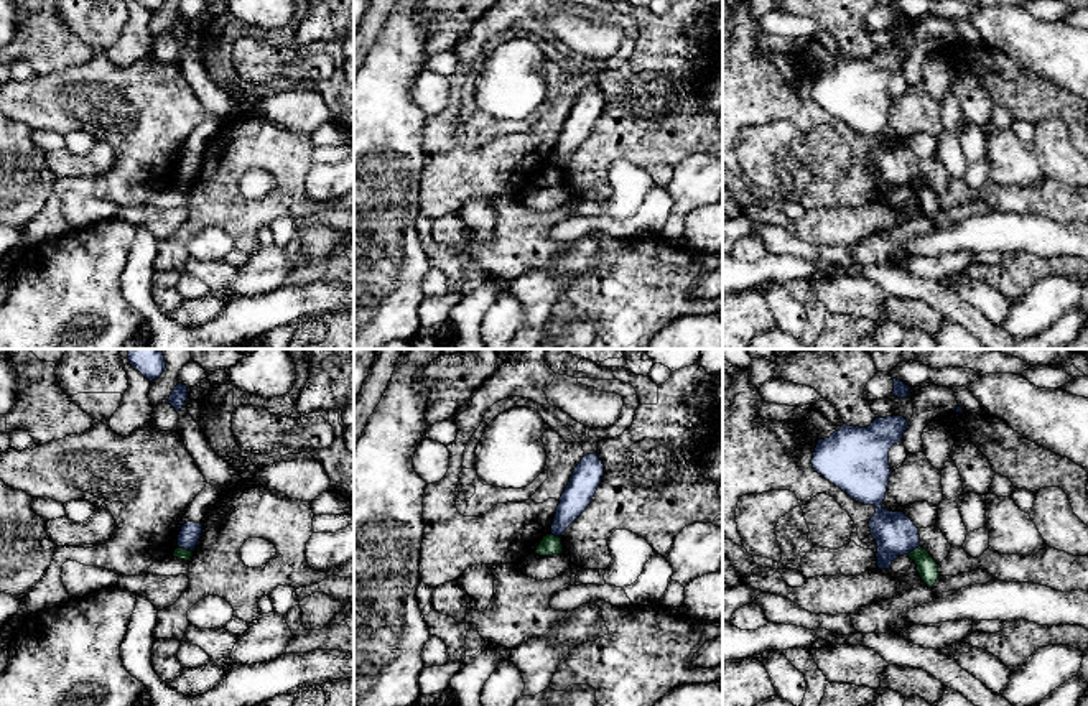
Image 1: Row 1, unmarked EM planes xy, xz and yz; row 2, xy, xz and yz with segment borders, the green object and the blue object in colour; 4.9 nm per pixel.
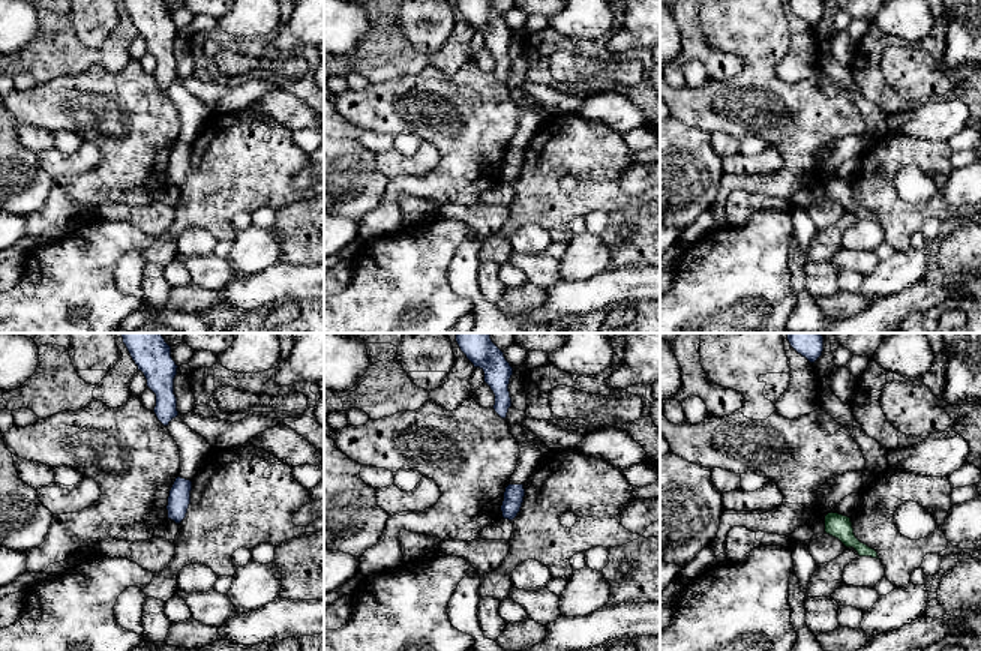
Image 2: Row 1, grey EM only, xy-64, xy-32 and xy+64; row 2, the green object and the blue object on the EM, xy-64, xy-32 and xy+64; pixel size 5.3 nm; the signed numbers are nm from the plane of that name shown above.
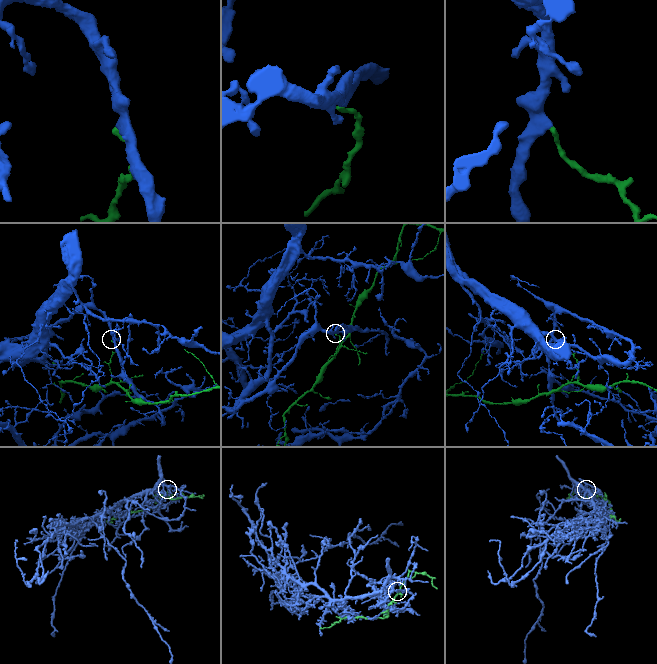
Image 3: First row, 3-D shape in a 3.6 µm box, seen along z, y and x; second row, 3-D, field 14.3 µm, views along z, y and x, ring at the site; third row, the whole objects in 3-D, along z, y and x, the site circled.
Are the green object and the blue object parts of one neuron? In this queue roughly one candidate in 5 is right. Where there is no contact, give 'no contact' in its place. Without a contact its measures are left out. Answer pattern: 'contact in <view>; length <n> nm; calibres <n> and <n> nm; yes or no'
contact in xy; length 80 nm; calibres 60 and 100 nm; no

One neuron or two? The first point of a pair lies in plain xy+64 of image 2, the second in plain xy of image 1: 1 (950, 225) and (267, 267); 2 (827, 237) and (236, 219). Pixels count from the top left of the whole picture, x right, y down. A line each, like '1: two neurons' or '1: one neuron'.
1: two neurons
2: one neuron

